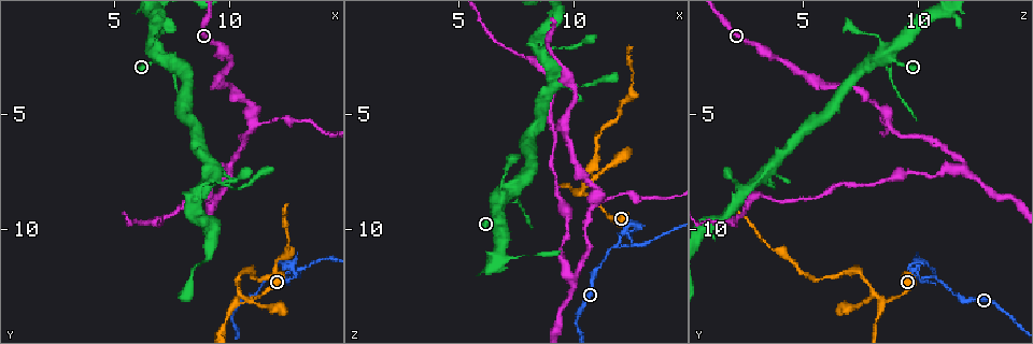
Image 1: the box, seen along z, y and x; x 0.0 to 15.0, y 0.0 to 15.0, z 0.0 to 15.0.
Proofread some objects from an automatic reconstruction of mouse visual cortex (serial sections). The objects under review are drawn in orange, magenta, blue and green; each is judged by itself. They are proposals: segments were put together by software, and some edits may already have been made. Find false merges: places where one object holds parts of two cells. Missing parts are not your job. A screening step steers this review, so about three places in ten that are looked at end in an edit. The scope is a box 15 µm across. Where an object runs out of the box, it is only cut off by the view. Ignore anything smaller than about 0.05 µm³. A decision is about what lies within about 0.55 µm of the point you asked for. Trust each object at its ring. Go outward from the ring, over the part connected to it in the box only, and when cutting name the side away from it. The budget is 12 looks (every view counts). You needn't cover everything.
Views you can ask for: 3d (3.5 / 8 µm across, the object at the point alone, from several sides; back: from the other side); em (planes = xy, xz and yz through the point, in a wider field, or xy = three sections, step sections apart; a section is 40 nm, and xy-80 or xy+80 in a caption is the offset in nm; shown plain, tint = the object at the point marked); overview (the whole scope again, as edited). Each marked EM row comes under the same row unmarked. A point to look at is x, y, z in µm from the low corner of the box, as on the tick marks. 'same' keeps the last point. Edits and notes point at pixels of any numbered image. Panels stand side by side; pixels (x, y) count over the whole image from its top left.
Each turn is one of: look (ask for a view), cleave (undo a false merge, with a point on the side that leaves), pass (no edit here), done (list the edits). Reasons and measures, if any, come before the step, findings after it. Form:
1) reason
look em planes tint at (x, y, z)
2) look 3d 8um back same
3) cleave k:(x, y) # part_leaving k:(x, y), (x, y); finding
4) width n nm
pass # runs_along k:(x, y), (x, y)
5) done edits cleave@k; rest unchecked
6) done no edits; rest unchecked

three arms meet
look 3d 3.5um at (11.8, 12.1, 10.9)

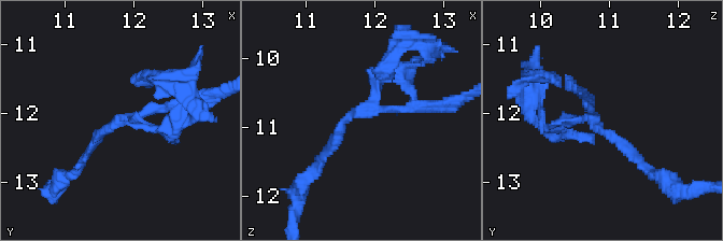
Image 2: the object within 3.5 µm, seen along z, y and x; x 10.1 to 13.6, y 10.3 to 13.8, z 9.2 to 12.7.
need the tissue
look em xy step 3 tint at (11.80, 12.10, 10.80)

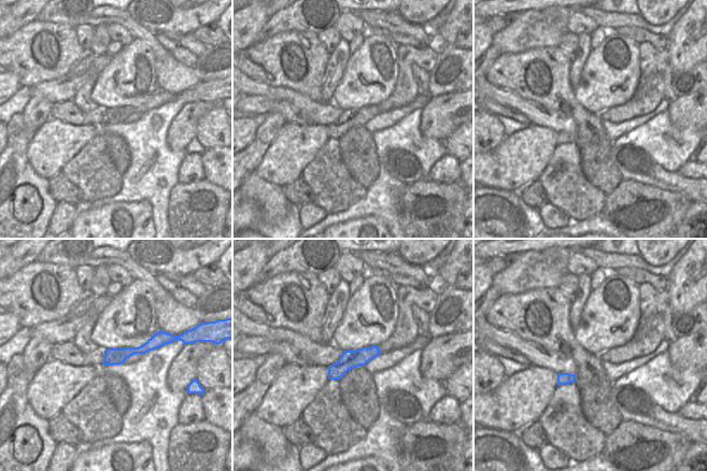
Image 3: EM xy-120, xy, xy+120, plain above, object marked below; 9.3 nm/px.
arm_widths 150, 150, 150 nm
cleave 2:(544, 129) # part_leaving 2:(566, 122), (547, 131), (527, 95); two cells meet here

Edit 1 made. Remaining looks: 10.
calibre changes
look 3d 3.5um at (11.1, 5.4, 8.9)

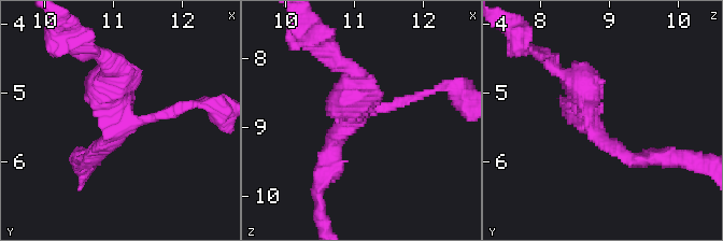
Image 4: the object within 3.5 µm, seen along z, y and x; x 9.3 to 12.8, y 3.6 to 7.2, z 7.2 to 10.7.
arms 3; arm_widths 150, 200, 300 nm
look em xy step 3 tint at (11.10, 5.45, 8.80)

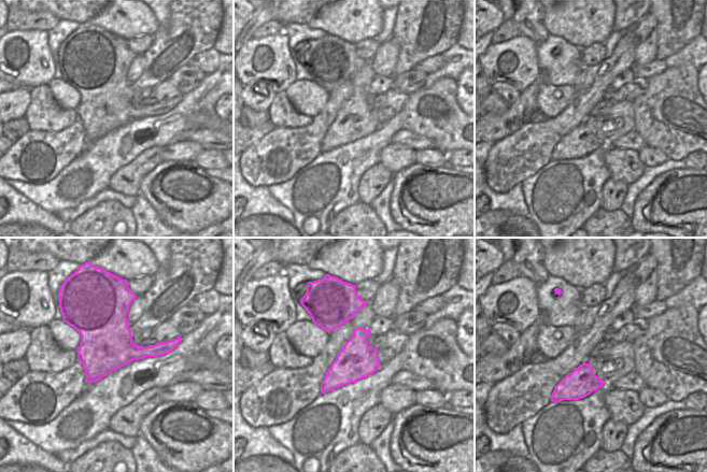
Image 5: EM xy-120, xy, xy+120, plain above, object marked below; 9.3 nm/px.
pass # runs_along 4:(558, 70), (605, 143), (638, 159); one cell here

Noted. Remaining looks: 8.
sudden change in width
look 3d 3.5um at (7.6, 2.9, 8.7)

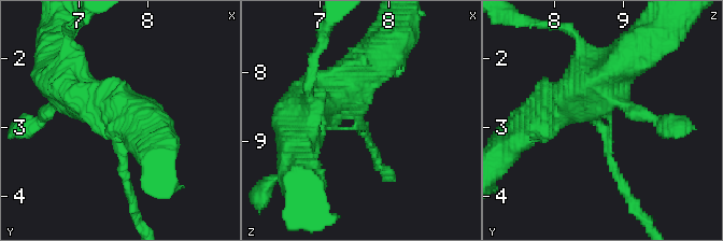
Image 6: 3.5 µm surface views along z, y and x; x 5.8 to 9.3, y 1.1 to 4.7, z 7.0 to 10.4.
look em xy step 5 tint at (7.55, 2.95, 8.60)

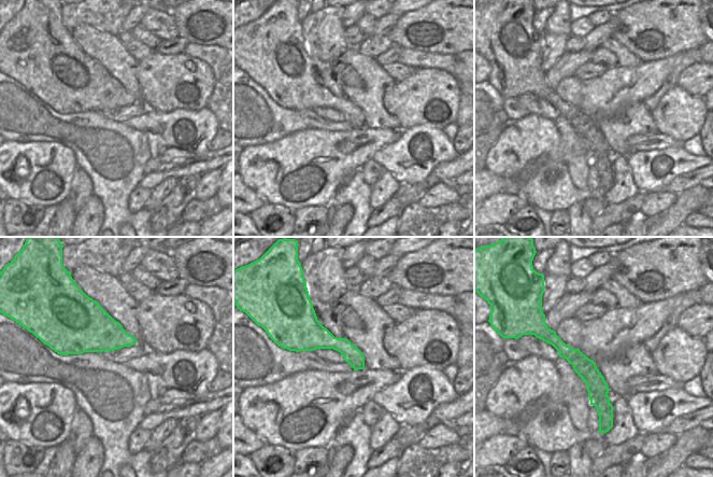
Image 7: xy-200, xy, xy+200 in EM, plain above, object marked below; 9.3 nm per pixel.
cleave 6:(122, 168) # part_leaving 6:(121, 143), (137, 223); a second cell is stuck on

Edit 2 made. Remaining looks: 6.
looks like a crossing
look 3d 8um at (10.4, 12.9, 8.1)

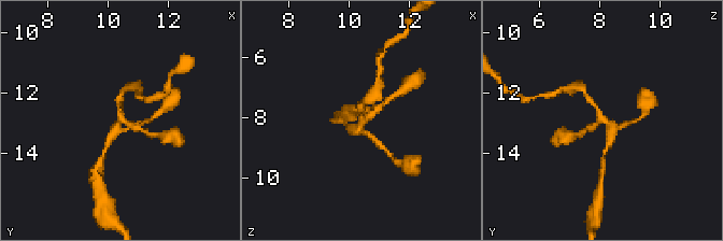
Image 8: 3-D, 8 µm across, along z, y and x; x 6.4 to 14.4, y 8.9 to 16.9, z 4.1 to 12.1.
look 3d 3.5um at (10.5, 12.9, 8.1)

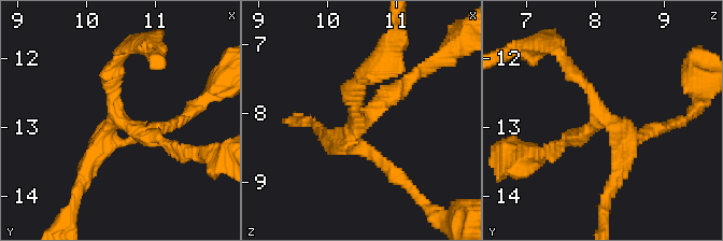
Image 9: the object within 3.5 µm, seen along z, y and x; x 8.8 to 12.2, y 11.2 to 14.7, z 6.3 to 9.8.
look em xy step 2 tint at (10.45, 12.90, 8.10)

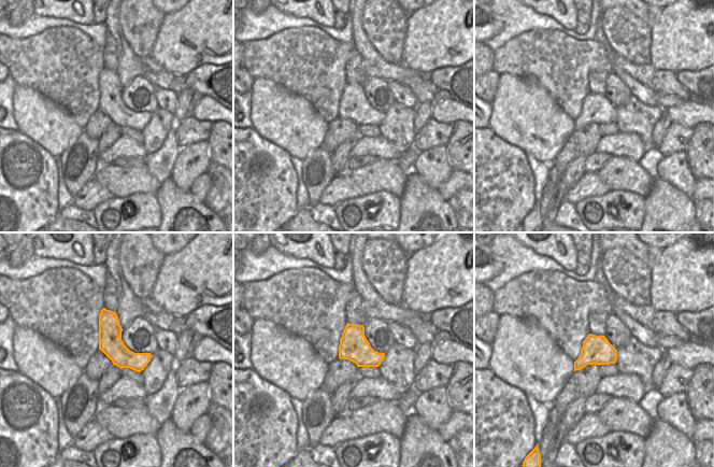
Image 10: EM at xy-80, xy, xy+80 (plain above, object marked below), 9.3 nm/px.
pass # runs_along 9:(646, 136), (627, 142), (569, 64); continuous, no second cell

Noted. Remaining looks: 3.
redraw
look overview

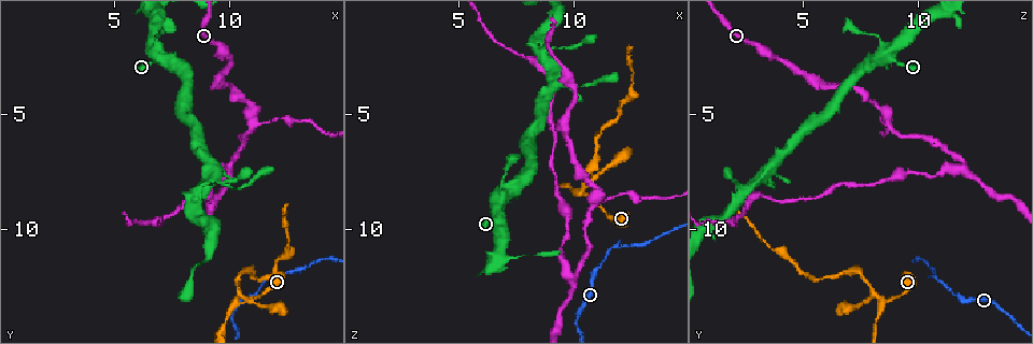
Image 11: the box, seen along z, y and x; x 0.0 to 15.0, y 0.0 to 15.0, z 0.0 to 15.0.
look 3d 3.5um at (9.5, 8.0, 3.3)

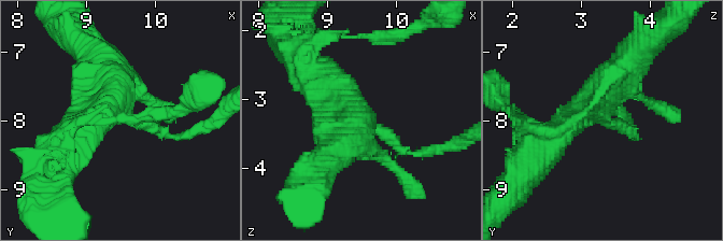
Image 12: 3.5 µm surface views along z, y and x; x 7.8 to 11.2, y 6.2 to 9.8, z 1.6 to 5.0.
need the tissue
look em xy step 1 tint at (9.55, 7.90, 3.30)

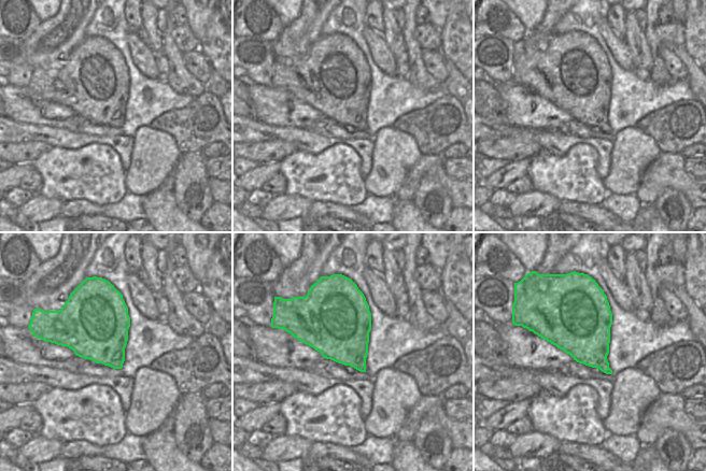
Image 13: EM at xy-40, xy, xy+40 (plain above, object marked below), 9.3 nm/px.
pass # runs_along 12:(649, 37), (596, 100), (561, 129); all the same cell

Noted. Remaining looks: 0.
done edits cleave@2, cleave@6; rest unchecked

